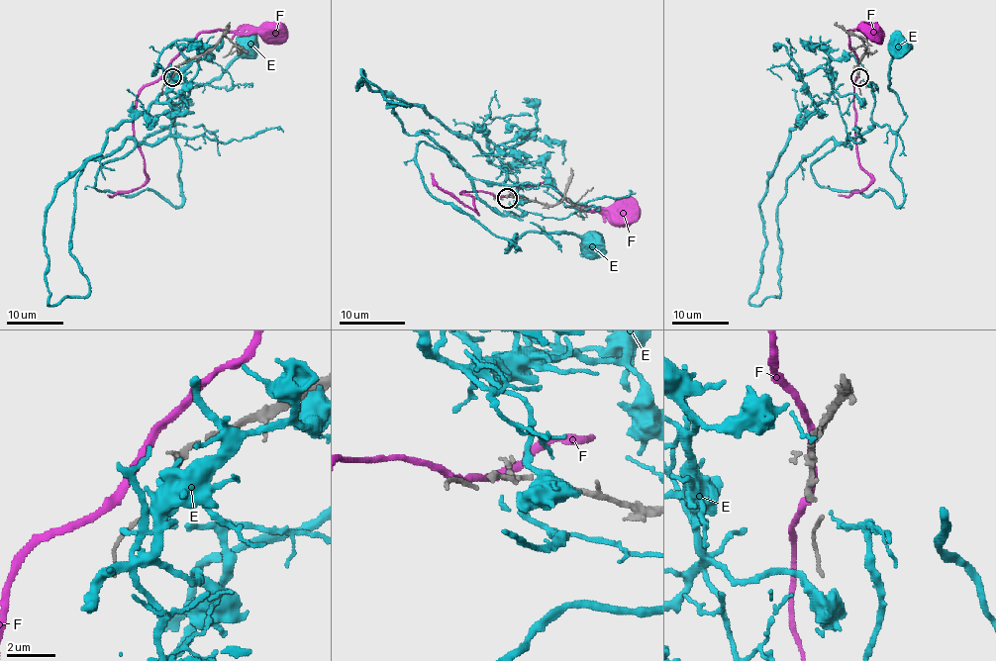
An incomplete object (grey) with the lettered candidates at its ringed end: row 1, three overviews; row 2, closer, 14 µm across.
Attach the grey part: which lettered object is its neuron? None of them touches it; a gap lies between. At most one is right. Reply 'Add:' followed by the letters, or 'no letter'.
Add: E

